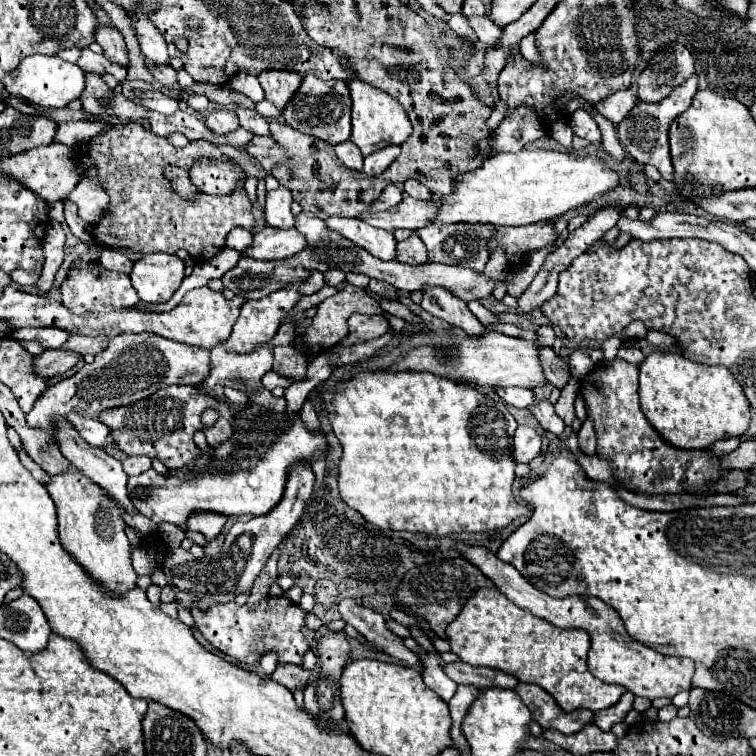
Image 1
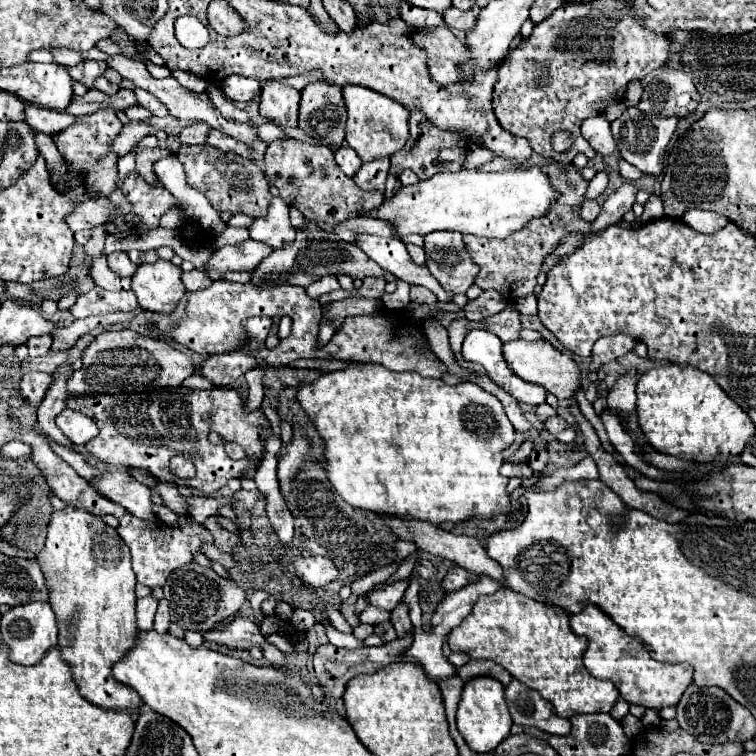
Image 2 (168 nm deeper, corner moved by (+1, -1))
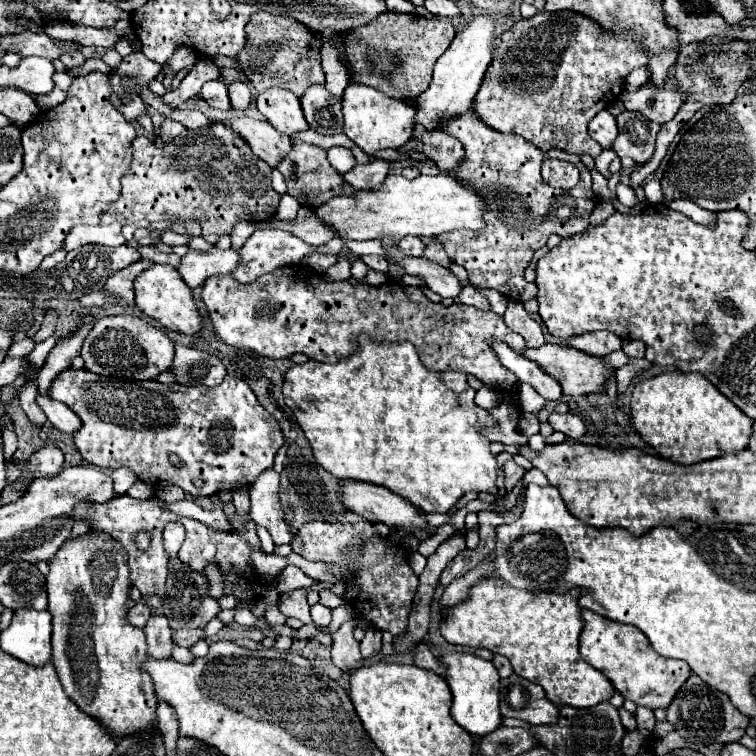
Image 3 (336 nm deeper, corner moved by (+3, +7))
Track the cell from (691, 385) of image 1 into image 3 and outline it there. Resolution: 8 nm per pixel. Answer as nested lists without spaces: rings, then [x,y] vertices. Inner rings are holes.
[[[662,372],[638,382],[632,390],[632,424],[642,440],[662,458],[694,464],[724,454],[738,454],[748,446],[752,420],[744,416],[718,388],[696,372]]]

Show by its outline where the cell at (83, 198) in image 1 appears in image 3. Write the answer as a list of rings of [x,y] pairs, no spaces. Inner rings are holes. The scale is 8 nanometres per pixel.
[[[142,52],[130,54],[122,60],[116,72],[110,74],[112,84],[112,104],[120,108],[126,120],[136,122],[138,118],[146,116],[146,104],[138,96],[140,86],[148,86],[148,82],[160,74],[162,66],[148,60]]]

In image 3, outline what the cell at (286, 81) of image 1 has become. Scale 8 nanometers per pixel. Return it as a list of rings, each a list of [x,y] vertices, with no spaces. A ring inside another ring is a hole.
[[[268,88],[260,92],[256,98],[256,108],[282,134],[290,136],[308,128],[300,108],[300,100],[284,88]]]

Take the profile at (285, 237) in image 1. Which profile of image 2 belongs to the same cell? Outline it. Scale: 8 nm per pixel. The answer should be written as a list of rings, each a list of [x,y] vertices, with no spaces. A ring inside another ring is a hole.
[[[246,240],[242,244],[234,246],[222,246],[218,248],[208,264],[206,264],[206,276],[212,280],[222,278],[226,272],[244,272],[244,270],[254,270],[266,256],[270,256],[270,248],[262,242]]]

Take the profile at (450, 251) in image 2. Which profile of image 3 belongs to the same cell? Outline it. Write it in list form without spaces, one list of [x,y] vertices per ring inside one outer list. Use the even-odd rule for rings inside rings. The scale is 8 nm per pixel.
[[[432,238],[432,240],[430,240],[430,244],[426,246],[426,250],[424,250],[424,254],[422,254],[422,256],[424,256],[424,258],[428,258],[428,260],[432,260],[432,262],[442,264],[444,268],[448,268],[448,266],[452,264],[452,260],[448,258],[448,254],[446,254],[446,250],[444,250],[442,242],[440,242],[440,240],[436,240],[436,238]]]

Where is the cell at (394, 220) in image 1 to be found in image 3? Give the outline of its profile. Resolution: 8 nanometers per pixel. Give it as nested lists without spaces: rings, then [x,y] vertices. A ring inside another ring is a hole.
[[[300,208],[294,220],[276,220],[274,224],[276,228],[302,238],[310,246],[322,246],[336,238],[336,230],[328,228],[328,222],[318,218],[318,214],[312,212],[312,208]]]

